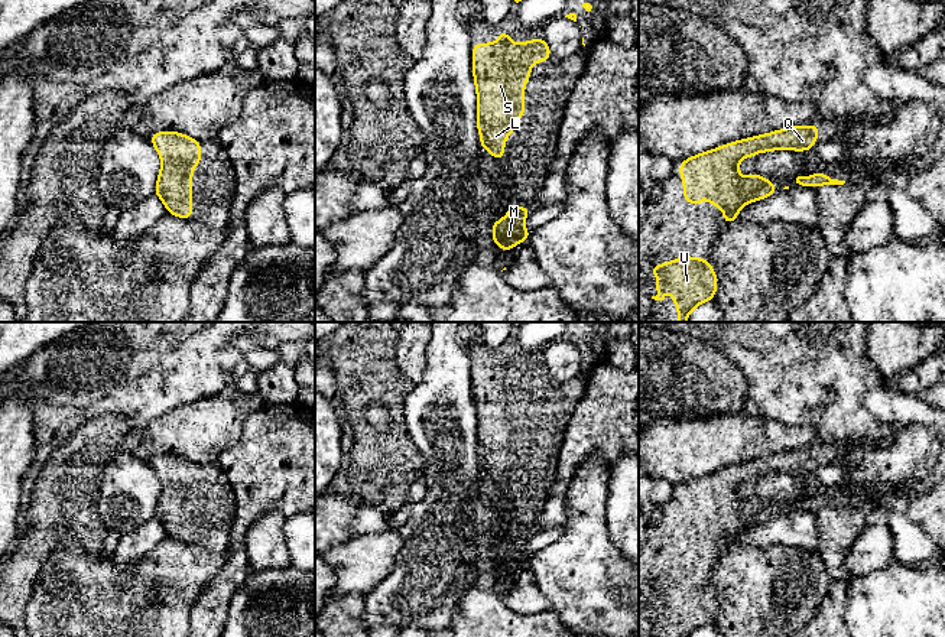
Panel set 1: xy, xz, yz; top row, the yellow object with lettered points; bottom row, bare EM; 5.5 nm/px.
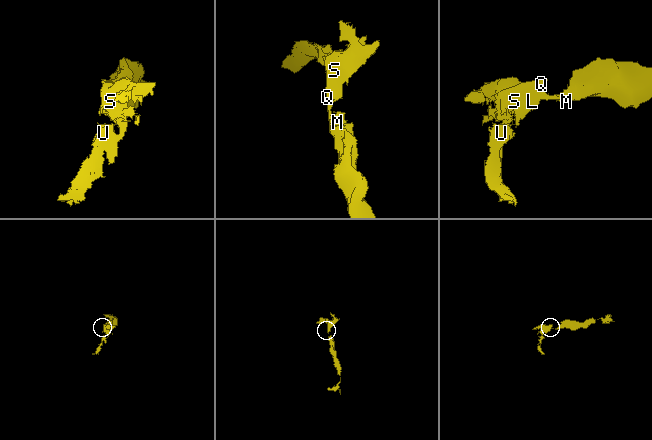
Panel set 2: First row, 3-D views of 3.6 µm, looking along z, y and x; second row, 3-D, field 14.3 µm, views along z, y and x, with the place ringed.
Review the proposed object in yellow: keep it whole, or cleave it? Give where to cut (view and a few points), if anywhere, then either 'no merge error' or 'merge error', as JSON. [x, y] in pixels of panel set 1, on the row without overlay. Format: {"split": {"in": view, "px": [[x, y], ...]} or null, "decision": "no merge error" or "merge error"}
{"split": null, "decision": "no merge error"}

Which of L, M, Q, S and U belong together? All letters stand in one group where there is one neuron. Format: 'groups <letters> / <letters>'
groups L M Q S U

